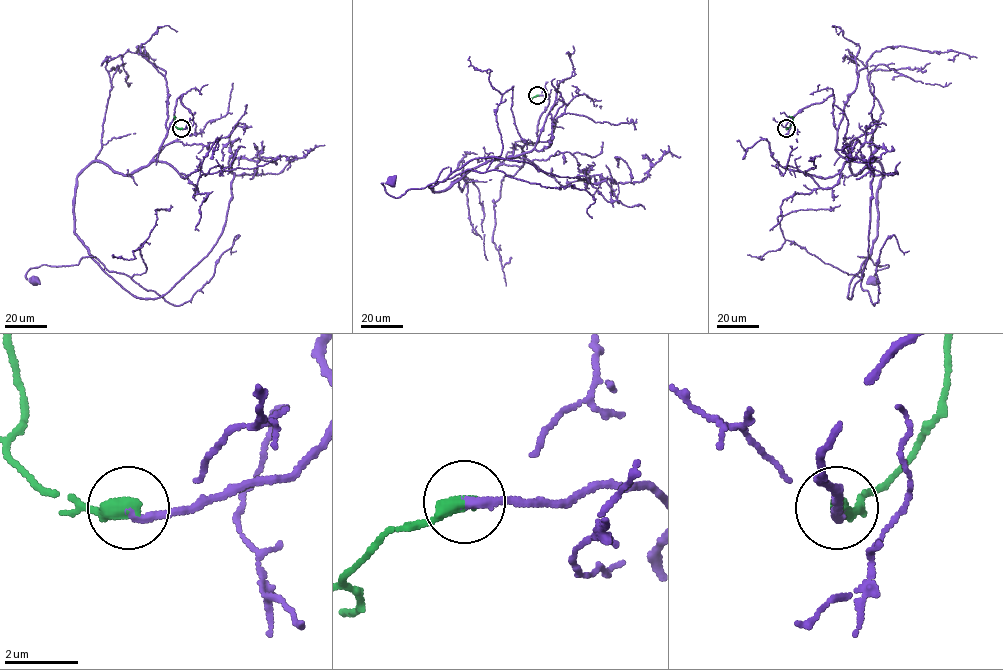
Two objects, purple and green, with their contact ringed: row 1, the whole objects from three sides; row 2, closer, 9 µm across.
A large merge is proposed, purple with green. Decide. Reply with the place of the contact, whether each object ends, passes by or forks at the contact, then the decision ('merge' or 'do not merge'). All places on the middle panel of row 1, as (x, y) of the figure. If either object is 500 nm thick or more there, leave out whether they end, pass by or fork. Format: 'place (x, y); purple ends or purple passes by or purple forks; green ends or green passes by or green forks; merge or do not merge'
place (537, 95); purple ends; green ends; merge

